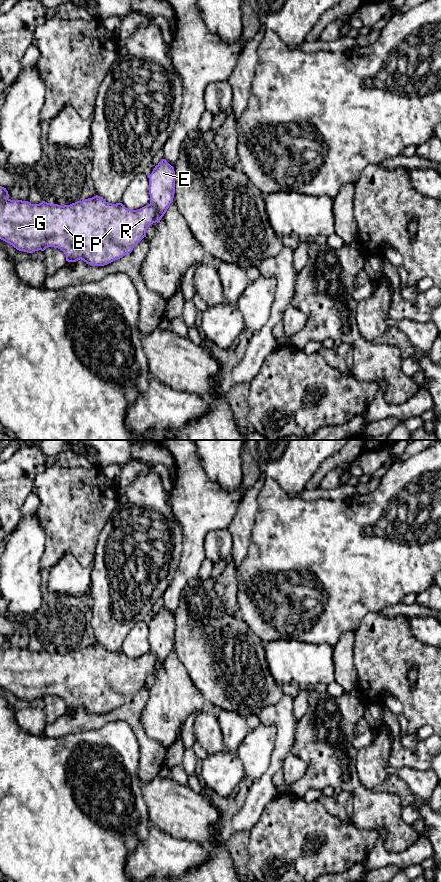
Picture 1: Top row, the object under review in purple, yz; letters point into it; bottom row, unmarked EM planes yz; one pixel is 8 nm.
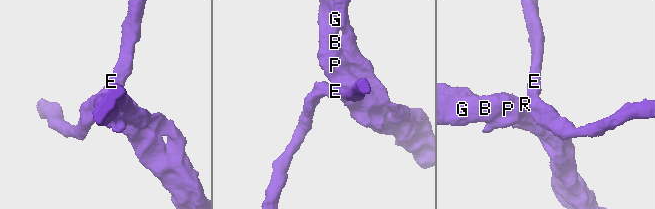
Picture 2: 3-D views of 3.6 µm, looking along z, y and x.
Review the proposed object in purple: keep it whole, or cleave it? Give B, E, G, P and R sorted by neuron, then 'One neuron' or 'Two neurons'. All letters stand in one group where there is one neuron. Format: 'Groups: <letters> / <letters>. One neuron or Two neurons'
Groups: B G P R / E. Two neurons

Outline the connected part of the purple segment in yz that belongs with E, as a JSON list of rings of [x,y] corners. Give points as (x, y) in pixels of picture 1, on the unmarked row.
[[[162,607],[148,623],[150,652],[162,666],[173,650],[175,641],[175,619],[165,607]]]

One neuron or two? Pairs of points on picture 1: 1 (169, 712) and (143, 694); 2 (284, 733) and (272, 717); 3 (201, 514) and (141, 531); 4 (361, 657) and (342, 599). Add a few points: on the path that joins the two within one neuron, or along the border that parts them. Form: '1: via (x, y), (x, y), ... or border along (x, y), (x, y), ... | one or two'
1: border along (150, 688), (148, 702), (140, 719) | two
2: via (284, 729), (276, 721) | one
3: border along (171, 498), (171, 510), (181, 527), (182, 544) | two
4: border along (368, 613), (354, 632) | two

